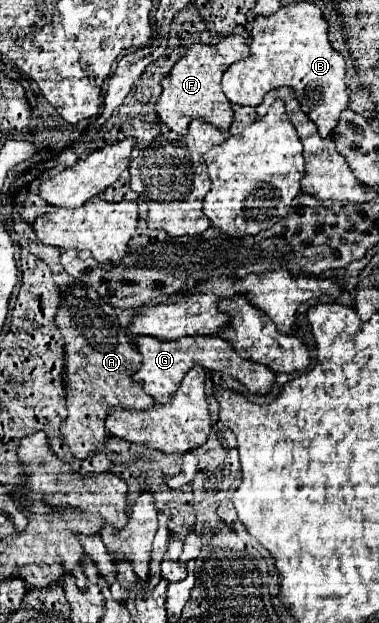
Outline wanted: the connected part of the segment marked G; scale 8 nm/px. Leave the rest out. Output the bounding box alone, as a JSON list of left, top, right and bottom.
[132,336,276,402]

